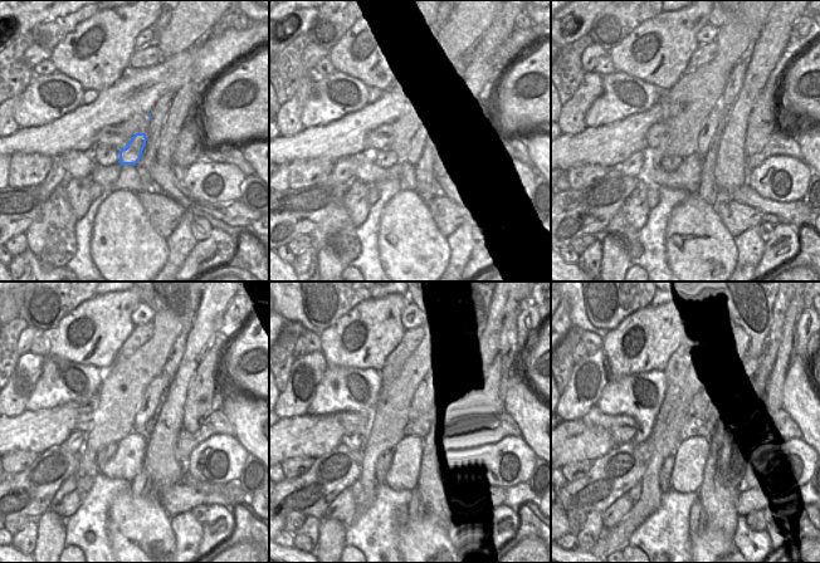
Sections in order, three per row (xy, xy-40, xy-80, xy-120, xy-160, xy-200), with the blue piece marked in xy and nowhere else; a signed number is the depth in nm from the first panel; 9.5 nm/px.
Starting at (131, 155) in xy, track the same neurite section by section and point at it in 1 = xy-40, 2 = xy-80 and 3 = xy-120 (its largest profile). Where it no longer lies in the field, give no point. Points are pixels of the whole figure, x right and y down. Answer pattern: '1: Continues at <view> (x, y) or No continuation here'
1: Continues at xy-40 (419, 142)
2: Continues at xy-80 (706, 136)
3: Continues at xy-120 (150, 400).

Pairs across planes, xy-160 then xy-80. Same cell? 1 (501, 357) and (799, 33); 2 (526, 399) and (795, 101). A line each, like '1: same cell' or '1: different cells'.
1: different cells
2: different cells

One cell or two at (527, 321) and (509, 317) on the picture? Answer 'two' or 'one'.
two

